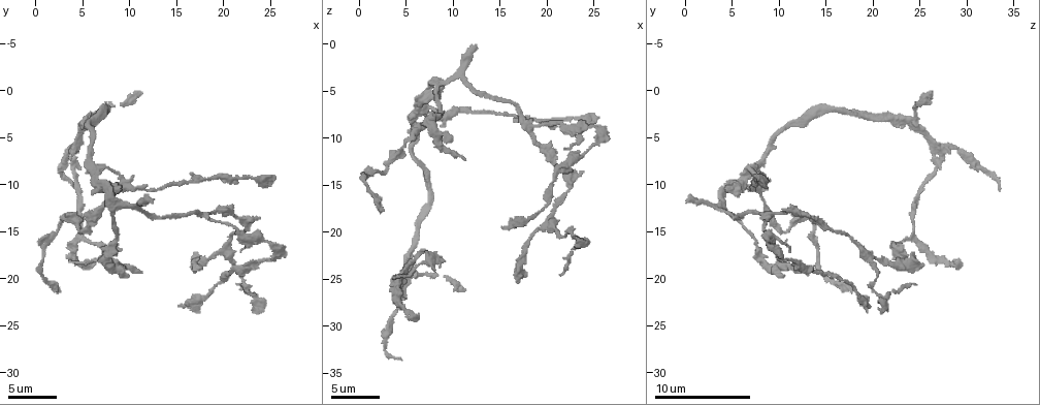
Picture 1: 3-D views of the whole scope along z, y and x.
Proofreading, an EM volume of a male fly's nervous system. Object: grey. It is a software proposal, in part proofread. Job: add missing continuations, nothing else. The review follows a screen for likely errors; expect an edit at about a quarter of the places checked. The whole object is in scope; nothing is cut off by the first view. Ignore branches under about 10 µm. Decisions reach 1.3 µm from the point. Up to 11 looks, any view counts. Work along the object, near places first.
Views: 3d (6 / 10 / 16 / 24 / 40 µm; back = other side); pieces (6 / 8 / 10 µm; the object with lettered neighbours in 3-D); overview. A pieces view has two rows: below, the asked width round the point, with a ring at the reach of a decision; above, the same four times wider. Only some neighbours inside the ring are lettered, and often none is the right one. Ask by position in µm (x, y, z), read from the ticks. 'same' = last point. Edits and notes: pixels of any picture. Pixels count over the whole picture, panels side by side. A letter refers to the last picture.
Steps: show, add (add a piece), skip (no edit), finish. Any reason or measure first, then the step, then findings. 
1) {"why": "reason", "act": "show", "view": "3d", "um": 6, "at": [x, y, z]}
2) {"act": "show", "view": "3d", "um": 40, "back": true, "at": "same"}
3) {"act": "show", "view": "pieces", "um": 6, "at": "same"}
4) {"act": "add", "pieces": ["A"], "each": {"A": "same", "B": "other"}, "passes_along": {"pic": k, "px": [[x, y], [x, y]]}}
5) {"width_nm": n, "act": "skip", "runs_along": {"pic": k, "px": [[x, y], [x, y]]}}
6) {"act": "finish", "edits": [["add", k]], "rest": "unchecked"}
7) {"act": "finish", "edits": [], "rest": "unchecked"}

{"why": "an open end", "act": "show", "view": "pieces", "um": 6, "at": [6.4, 18.0, 29.0]}

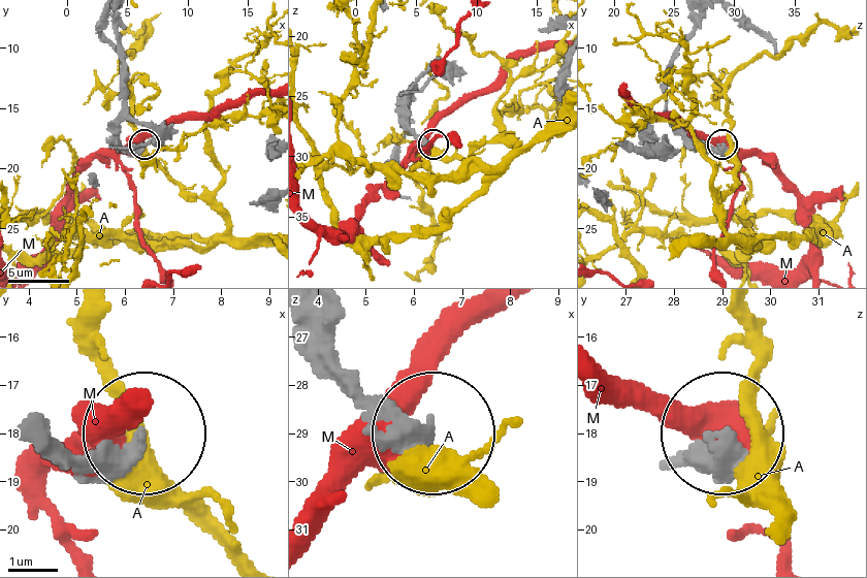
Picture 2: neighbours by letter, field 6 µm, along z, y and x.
{"act": "skip", "each": {"A": "other", "M": "other"}, "found": "no lettered piece goes on from it"}

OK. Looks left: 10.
{"why": "an open end", "act": "show", "view": "3d", "um": 10, "at": [4.2, 10.4, 33.6]}

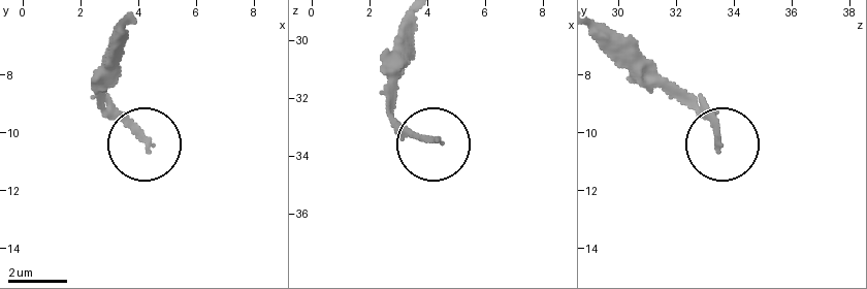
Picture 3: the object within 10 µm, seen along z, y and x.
{"act": "show", "view": "pieces", "um": 6, "at": [4.4, 10.4, 33.4]}

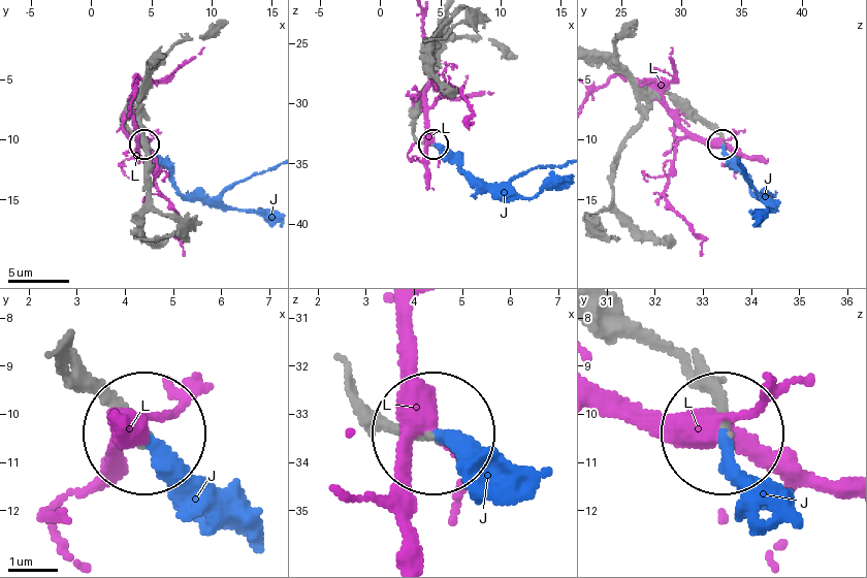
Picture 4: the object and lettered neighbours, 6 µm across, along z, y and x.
{"act": "add", "pieces": ["J"], "each": {"J": "same", "L": "other"}, "found": "the cell continues"}

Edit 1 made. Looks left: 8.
{"act": "show", "view": "overview"}

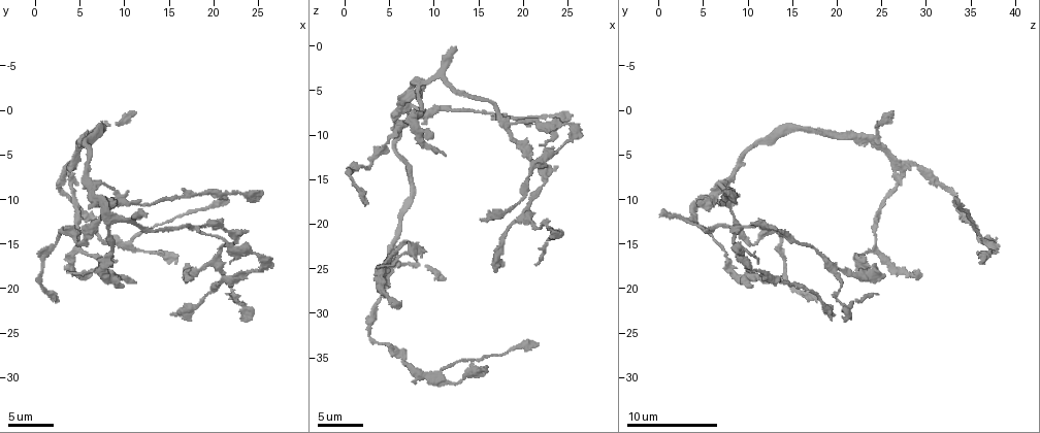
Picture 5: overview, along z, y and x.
{"why": "long arm stops here", "act": "show", "view": "pieces", "um": 8, "at": [2.6, 21.2, 17.8]}

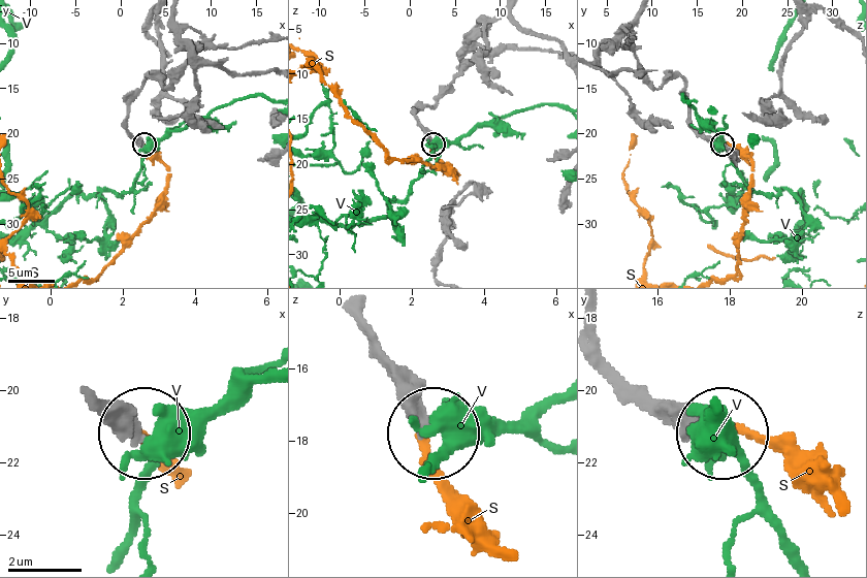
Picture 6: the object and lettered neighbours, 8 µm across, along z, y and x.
{"act": "add", "pieces": ["S"], "each": {"S": "same", "V": "other"}, "found": "it goes on there"}

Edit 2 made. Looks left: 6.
{"act": "show", "view": "overview"}

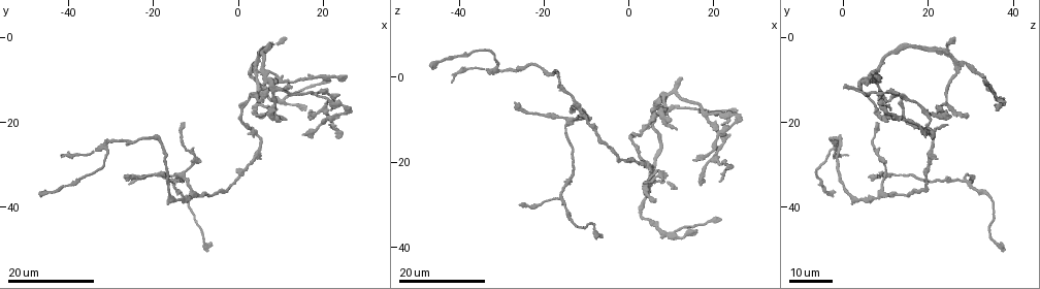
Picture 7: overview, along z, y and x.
{"why": "branch stops here", "act": "show", "view": "3d", "um": 16, "at": [10.5, 0.5, 26.5]}

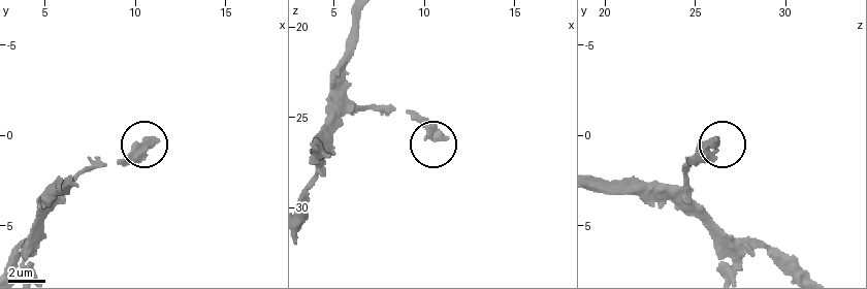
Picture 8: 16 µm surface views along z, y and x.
{"act": "show", "view": "pieces", "um": 8, "at": [11.2, 0.3, 26.2]}

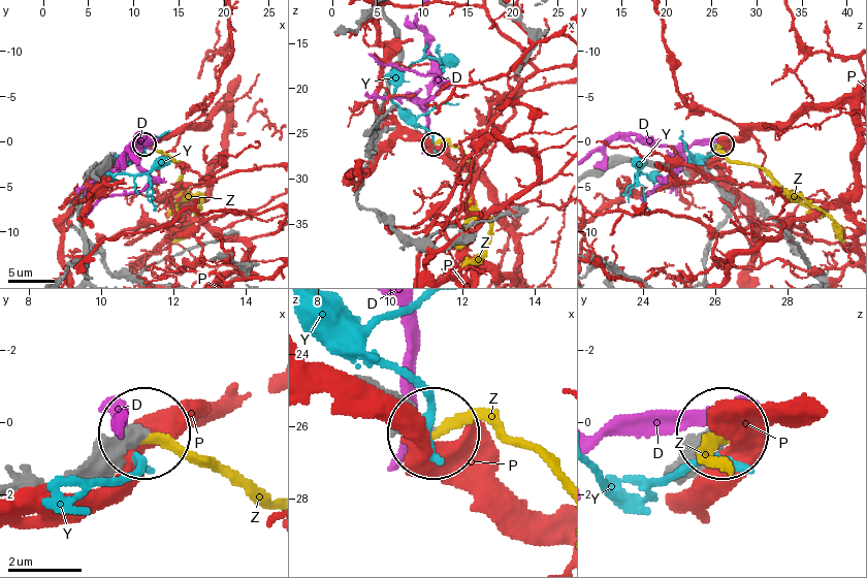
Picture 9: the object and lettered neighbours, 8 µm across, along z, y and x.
{"act": "add", "pieces": ["Z"], "each": {"D": "other", "P": "other", "Y": "other", "Z": "same"}, "found": "the cell continues"}

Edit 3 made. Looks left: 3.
{"why": "branch stops here", "act": "show", "view": "pieces", "um": 8, "at": [23.6, 23.4, 21.0]}

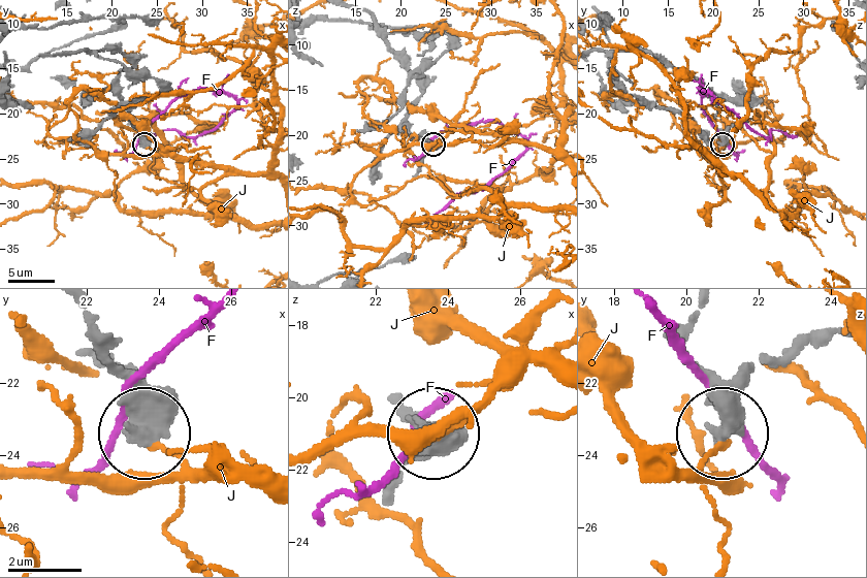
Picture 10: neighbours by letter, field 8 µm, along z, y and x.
{"act": "skip", "each": {"F": "other", "J": "other"}, "found": "no lettered piece goes on from it"}

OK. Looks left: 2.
{"act": "finish", "edits": [["add", 4], ["add", 6], ["add", 9]], "rest": "unchecked"}

